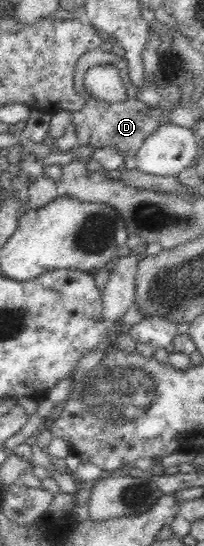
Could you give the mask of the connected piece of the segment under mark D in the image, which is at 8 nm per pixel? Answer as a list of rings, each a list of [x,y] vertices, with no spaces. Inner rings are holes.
[[[92,49],[87,53],[84,53],[82,57],[79,58],[75,68],[75,89],[76,92],[80,93],[85,100],[84,106],[77,111],[68,112],[68,111],[58,111],[51,115],[51,128],[50,132],[48,132],[48,136],[51,138],[58,139],[65,134],[65,131],[73,125],[76,127],[76,131],[78,131],[78,142],[80,145],[88,145],[94,148],[100,147],[114,147],[119,148],[124,151],[126,158],[128,156],[134,157],[138,148],[142,146],[144,140],[153,134],[159,126],[164,122],[164,113],[168,114],[168,111],[163,112],[160,109],[152,108],[146,106],[146,104],[142,103],[140,100],[136,99],[139,93],[139,87],[132,85],[132,81],[130,81],[130,77],[128,77],[128,63],[125,57],[120,58],[120,56],[116,55],[113,51],[108,52],[100,49]],[[99,64],[112,64],[118,68],[118,73],[120,73],[120,79],[125,84],[126,98],[124,100],[118,100],[118,102],[106,102],[98,100],[94,98],[85,87],[84,79],[86,71],[92,66],[96,66]]]

